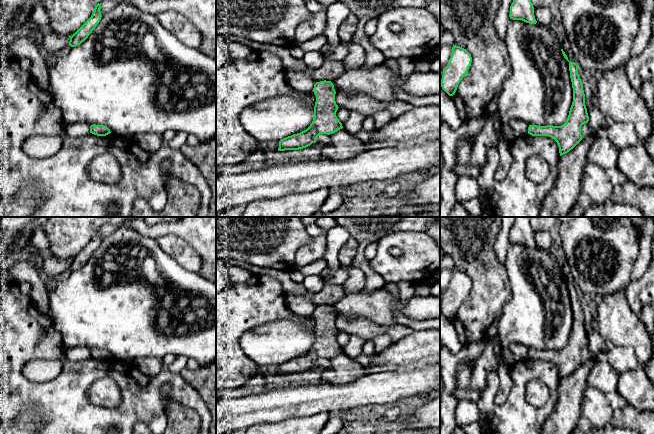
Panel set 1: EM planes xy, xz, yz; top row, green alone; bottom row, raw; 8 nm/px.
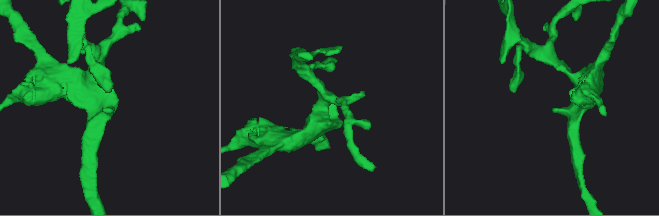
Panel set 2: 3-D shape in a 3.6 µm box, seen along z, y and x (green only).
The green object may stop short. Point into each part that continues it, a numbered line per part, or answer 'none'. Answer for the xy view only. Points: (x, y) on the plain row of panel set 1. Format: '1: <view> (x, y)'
none

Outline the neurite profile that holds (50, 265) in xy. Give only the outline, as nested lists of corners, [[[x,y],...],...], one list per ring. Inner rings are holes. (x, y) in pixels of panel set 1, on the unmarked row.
[[[46,254],[43,256],[40,262],[40,271],[46,276],[50,277],[53,275],[59,275],[63,271],[69,268],[71,260],[61,260],[52,256],[50,254]]]

